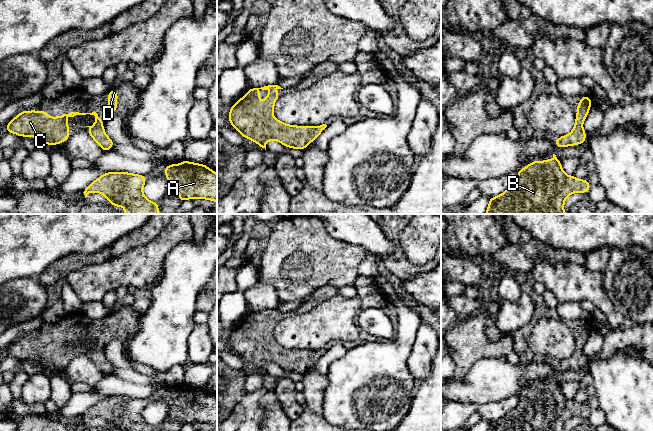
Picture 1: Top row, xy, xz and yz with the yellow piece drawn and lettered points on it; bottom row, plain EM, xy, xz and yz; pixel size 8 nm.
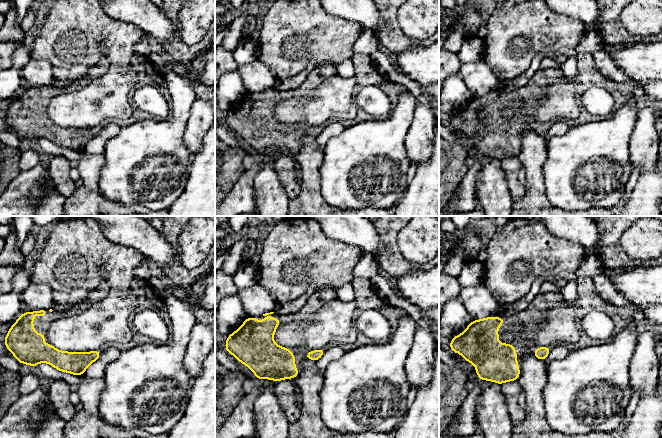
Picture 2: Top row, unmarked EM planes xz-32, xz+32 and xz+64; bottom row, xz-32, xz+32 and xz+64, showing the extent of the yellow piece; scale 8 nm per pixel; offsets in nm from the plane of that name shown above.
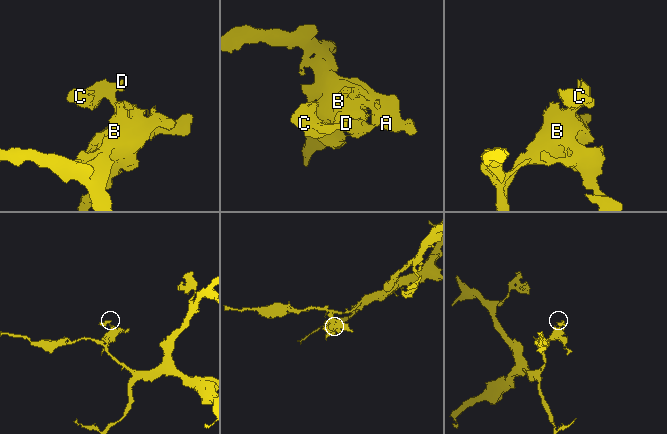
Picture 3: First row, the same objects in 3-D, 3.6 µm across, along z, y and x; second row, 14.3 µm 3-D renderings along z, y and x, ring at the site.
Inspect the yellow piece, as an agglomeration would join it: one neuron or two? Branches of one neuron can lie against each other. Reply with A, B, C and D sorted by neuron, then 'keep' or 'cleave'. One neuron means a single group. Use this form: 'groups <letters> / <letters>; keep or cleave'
groups A B C D; keep

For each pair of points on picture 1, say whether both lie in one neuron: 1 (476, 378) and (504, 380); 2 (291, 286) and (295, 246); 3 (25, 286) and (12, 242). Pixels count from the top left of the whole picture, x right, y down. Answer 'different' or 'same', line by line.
1: same
2: same
3: different

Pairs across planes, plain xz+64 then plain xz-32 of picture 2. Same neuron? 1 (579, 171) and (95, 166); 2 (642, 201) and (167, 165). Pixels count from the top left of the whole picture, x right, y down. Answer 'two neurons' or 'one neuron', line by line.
1: two neurons
2: two neurons

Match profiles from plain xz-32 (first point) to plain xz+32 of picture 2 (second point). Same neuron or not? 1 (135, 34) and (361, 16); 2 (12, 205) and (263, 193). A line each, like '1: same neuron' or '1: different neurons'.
1: different neurons
2: different neurons

